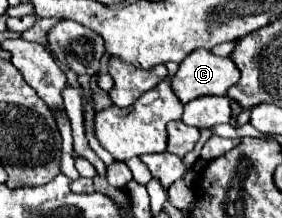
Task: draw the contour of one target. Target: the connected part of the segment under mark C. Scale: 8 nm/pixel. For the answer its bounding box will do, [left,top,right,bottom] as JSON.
[171,50,239,104]

